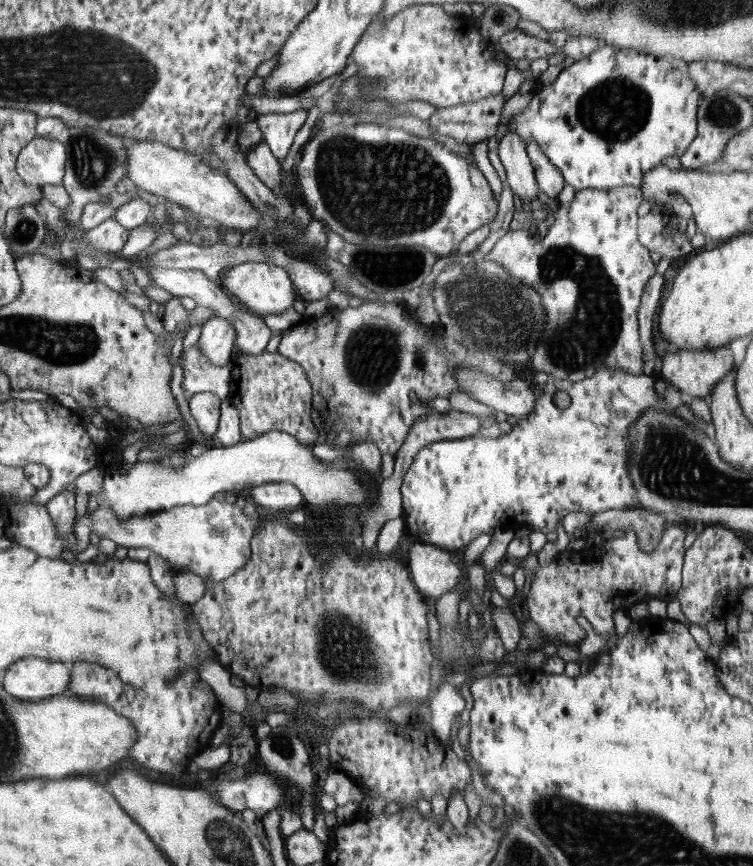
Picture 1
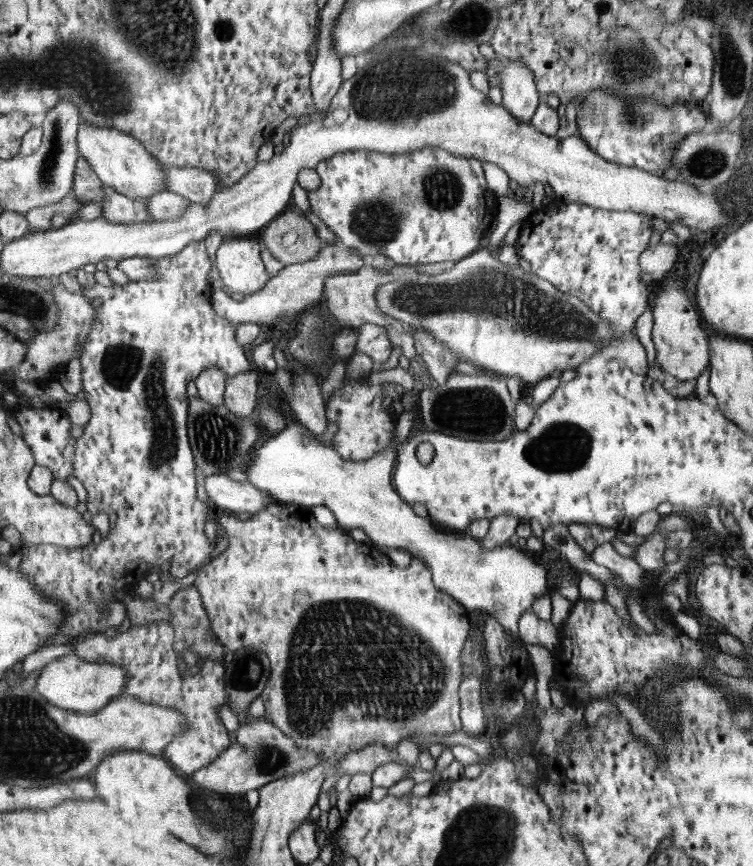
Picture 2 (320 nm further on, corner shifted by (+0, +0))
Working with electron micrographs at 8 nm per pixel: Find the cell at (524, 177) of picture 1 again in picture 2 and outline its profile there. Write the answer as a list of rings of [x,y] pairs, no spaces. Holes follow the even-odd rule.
[[[498,56],[497,59],[488,59],[485,76],[490,87],[500,88],[503,107],[519,121],[530,122],[534,110],[538,110],[540,104],[535,72],[523,62]]]

